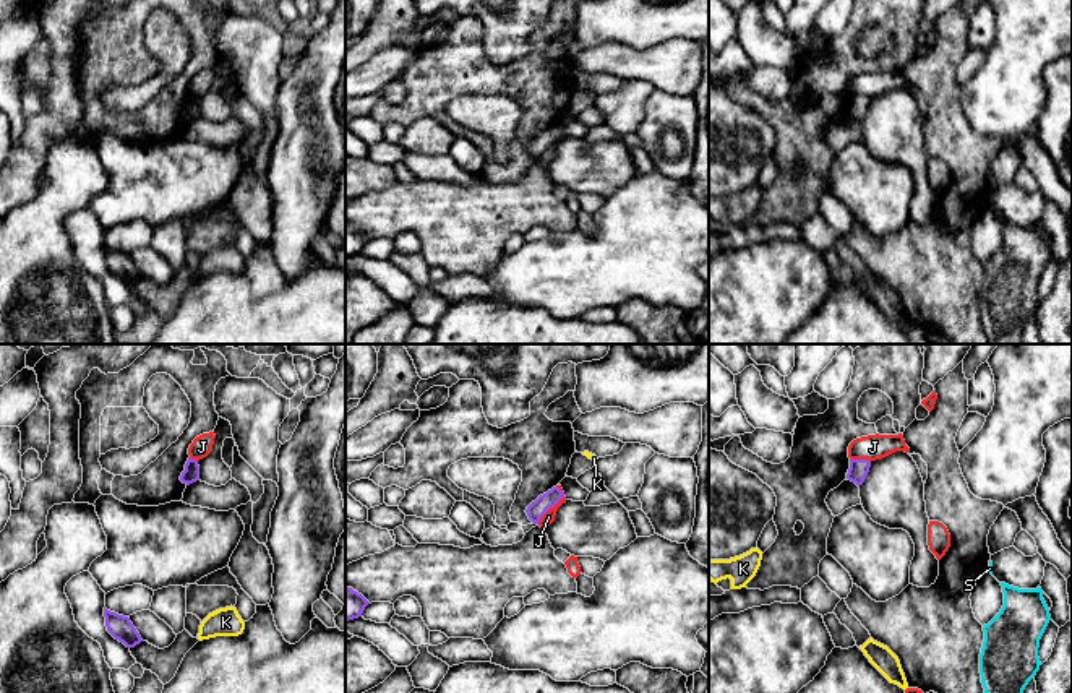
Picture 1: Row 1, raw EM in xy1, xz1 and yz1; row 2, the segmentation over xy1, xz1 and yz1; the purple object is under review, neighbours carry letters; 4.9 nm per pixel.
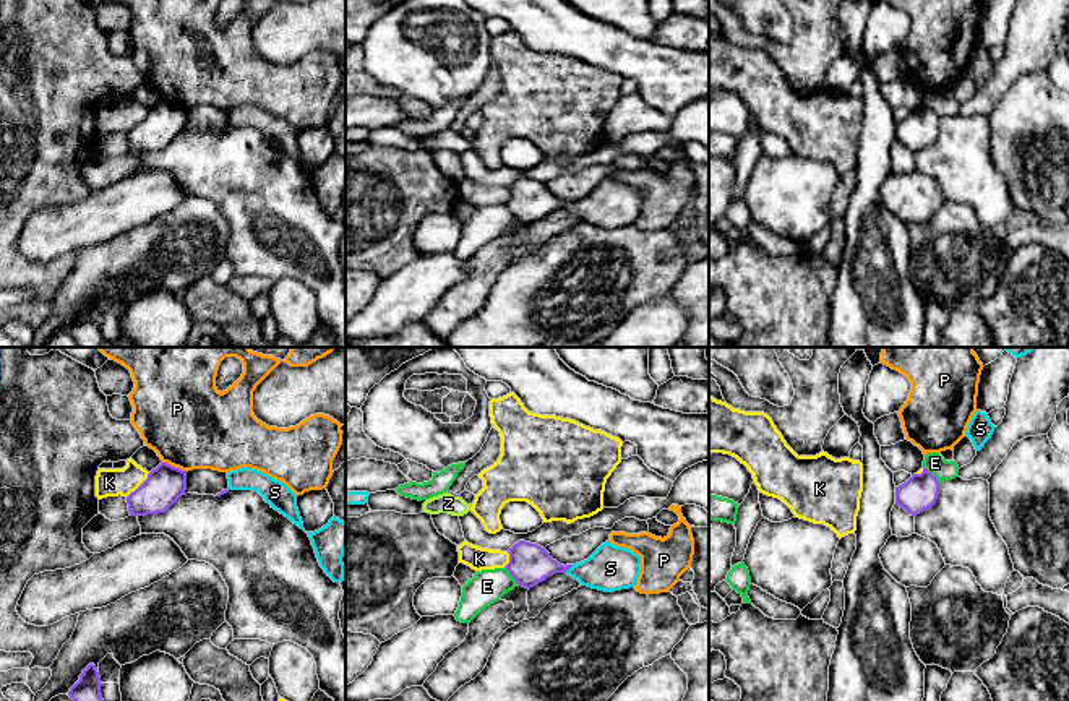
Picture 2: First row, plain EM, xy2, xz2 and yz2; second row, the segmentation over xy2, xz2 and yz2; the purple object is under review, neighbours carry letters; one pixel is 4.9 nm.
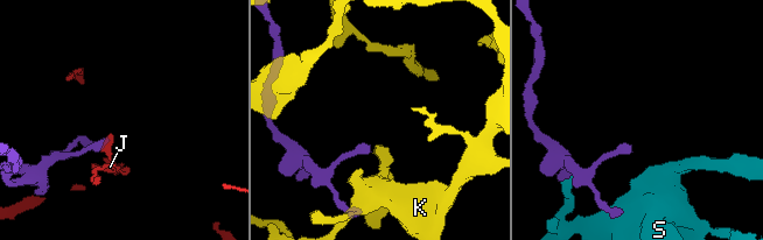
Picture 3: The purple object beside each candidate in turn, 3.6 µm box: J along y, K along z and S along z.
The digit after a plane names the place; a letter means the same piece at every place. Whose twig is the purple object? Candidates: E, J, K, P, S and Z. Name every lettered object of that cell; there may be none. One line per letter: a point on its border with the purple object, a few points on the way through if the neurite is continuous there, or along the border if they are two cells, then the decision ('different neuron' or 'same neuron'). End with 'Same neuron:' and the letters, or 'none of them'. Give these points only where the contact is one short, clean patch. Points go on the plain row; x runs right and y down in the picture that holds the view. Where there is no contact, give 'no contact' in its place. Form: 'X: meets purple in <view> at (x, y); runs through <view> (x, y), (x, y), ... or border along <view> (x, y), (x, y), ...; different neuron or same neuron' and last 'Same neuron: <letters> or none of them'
E: meets purple in yz2 at (931, 111); different neuron
J: meets purple in xz1 at (553, 142); border along xz1 (557, 122), (563, 132), (537, 159); different neuron
K: meets purple in xy2 at (140, 122); border along xy2 (150, 109), (127, 133); different neuron
P: meets purple in xy2 at (176, 104); different neuron
S: meets purple in xz2 at (568, 205); different neuron
Z: meets purple in xz2 at (453, 130); runs through xz2 (448, 129), (453, 130), (448, 140); same neuron
Same neuron: Z

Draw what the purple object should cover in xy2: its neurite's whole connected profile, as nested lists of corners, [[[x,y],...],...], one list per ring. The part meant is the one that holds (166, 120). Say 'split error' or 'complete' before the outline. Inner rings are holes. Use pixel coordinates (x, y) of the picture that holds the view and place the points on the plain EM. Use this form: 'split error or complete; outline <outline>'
complete; outline [[[161,99],[127,133],[130,153],[165,149],[187,127],[187,107]]]

